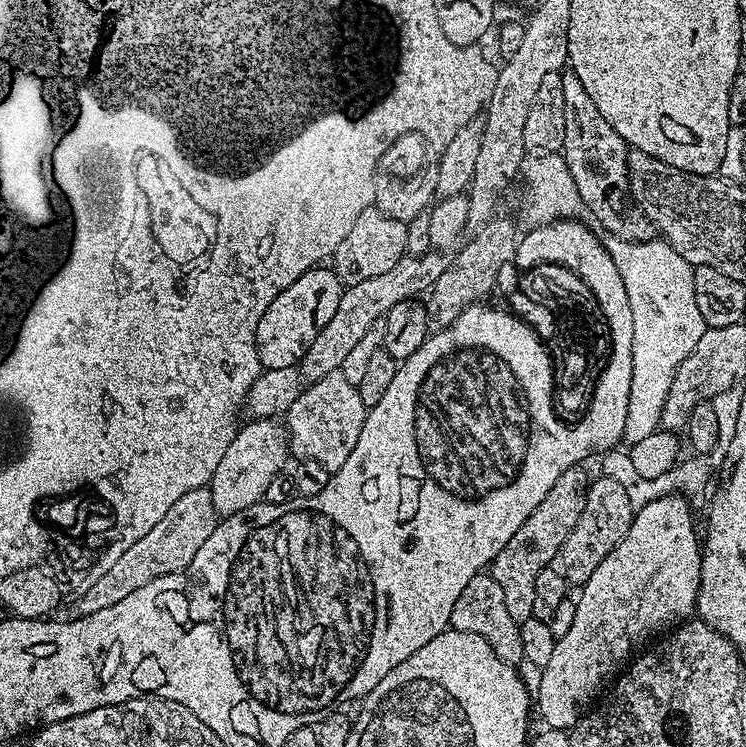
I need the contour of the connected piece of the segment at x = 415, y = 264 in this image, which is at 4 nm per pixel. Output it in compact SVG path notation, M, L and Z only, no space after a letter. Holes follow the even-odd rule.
M428 250L425 256L412 256L405 254L396 263L397 270L390 269L386 274L378 274L374 278L366 278L366 282L349 284L345 287L344 294L334 312L334 318L322 326L318 338L306 350L297 366L282 366L281 368L264 368L248 391L245 400L245 409L253 419L275 419L283 417L294 406L294 398L306 387L305 381L311 382L318 378L326 378L326 374L339 372L343 362L350 355L362 336L370 330L374 322L383 320L386 313L403 300L419 297L419 292L427 293L438 282L444 271L450 267L450 260L443 251ZM300 372L305 376L305 381L300 381ZM272 387L279 396L272 396Z

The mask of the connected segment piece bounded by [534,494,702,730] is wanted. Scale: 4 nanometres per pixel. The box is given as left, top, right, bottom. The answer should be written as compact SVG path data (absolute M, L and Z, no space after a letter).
M673 494L641 503L633 515L626 538L620 541L619 546L600 563L598 570L594 570L594 574L590 574L590 578L579 589L574 622L566 634L558 637L554 654L550 654L550 662L539 669L540 685L534 688L534 704L540 707L540 716L547 727L571 729L597 699L595 696L599 694L600 687L609 683L608 672L615 668L623 669L633 659L637 649L659 637L669 626L687 621L695 613L700 589L702 544L698 536L696 540L692 508L683 499L687 500L683 495Z

